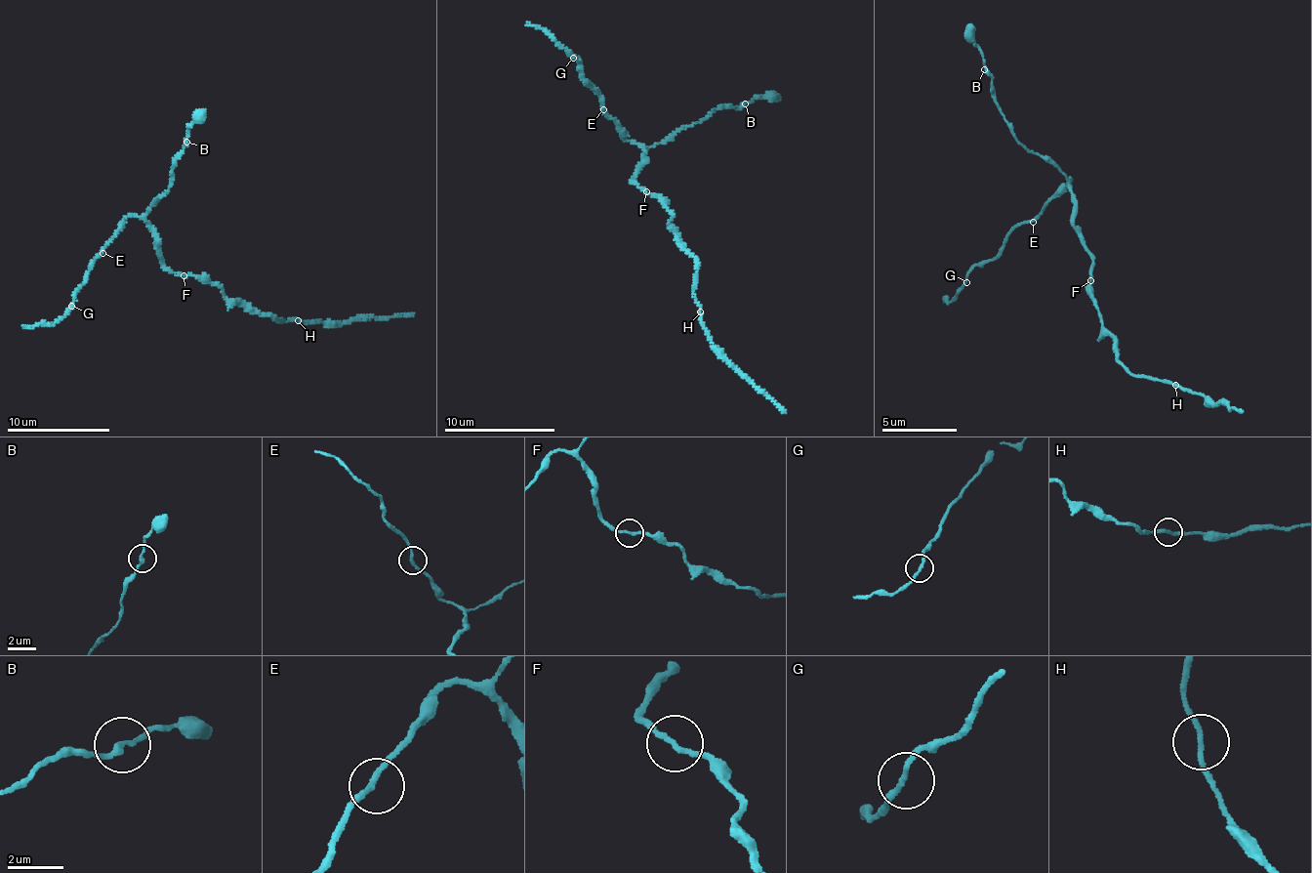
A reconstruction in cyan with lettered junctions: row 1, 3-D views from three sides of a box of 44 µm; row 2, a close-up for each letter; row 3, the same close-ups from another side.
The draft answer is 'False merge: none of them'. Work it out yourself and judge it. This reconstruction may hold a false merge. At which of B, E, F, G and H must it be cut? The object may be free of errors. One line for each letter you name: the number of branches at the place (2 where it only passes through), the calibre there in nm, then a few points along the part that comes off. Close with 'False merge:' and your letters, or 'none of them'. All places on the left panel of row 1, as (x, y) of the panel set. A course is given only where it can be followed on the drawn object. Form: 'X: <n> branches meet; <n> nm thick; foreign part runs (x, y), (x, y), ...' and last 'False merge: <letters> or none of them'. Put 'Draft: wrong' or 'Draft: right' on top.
Draft: wrong
H: 2 branches meet; 190 nm thick; foreign part runs (298, 320), (323, 322), (414, 313)
False merge: H

